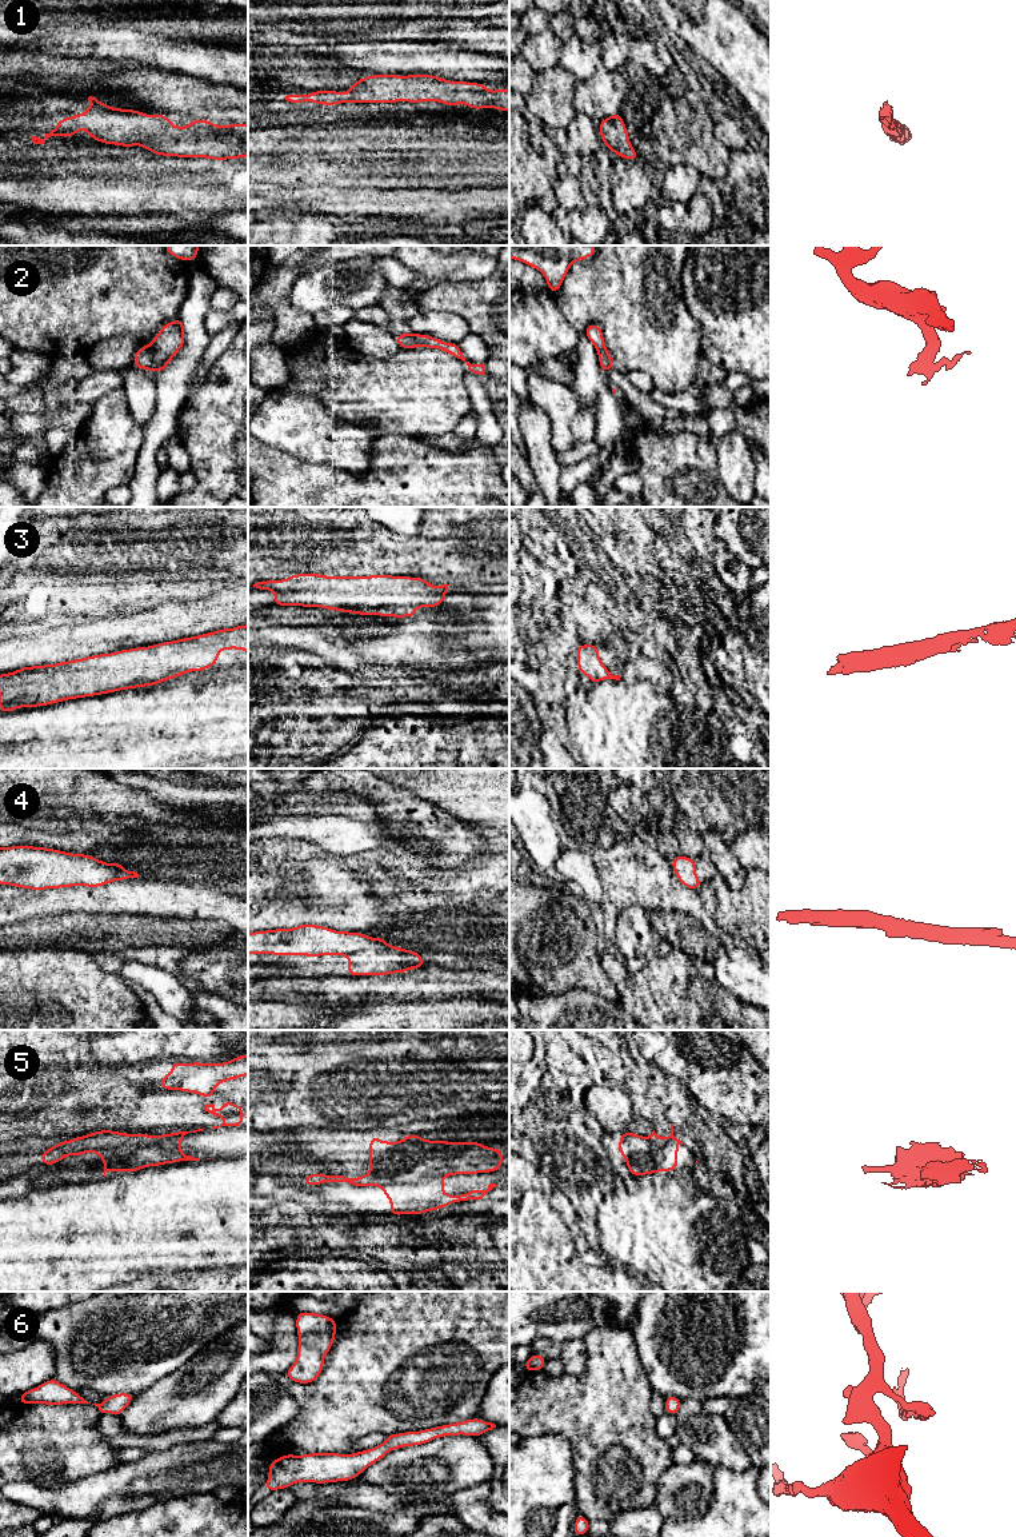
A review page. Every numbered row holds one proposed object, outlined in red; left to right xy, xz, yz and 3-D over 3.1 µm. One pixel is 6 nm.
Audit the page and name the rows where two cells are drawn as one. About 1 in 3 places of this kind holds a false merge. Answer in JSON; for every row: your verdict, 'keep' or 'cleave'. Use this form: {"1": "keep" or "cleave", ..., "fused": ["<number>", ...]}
{"1": "keep", "2": "keep", "3": "keep", "4": "keep", "5": "cleave", "6": "keep", "fused": ["5"]}

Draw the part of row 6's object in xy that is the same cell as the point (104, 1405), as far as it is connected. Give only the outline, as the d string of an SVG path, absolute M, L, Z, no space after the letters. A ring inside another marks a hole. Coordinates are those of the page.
M117 1393L107 1397L100 1404L92 1404L99 1408L101 1413L111 1413L115 1416L121 1416L124 1409L133 1401L135 1394L131 1393Z

